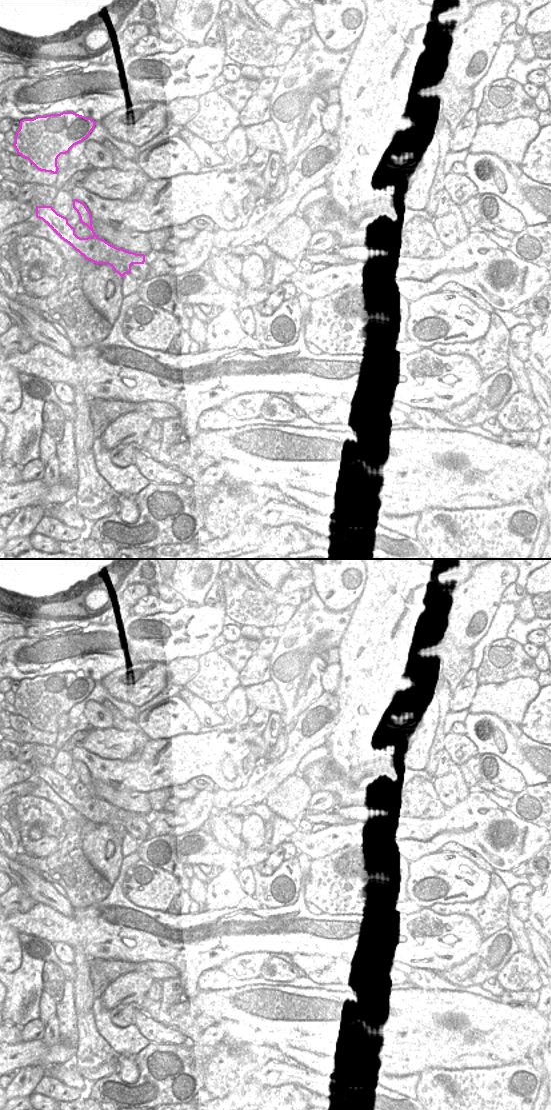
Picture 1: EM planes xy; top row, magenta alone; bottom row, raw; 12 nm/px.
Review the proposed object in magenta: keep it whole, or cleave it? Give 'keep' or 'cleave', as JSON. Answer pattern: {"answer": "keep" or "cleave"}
{"answer": "cleave"}

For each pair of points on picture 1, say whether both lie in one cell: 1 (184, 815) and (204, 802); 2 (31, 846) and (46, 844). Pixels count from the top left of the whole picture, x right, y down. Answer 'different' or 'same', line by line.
1: same
2: same

